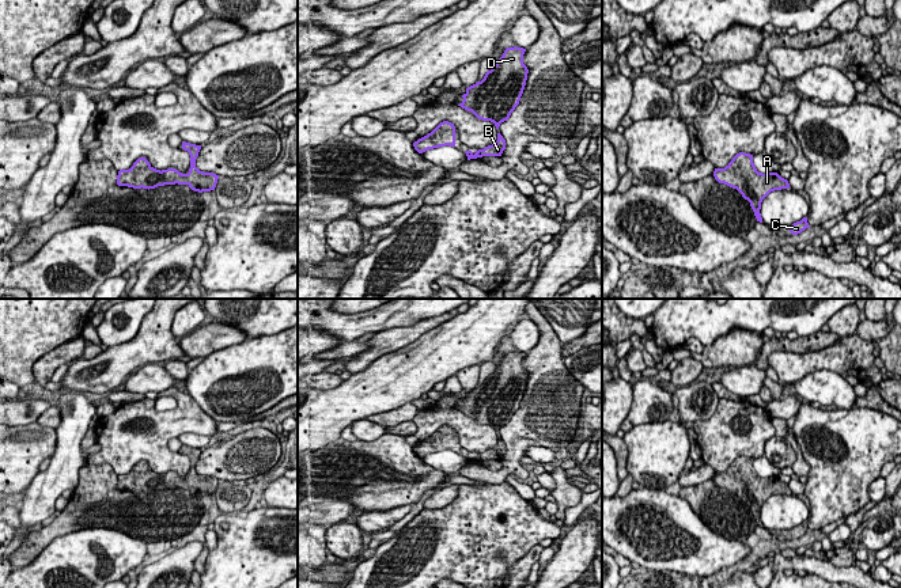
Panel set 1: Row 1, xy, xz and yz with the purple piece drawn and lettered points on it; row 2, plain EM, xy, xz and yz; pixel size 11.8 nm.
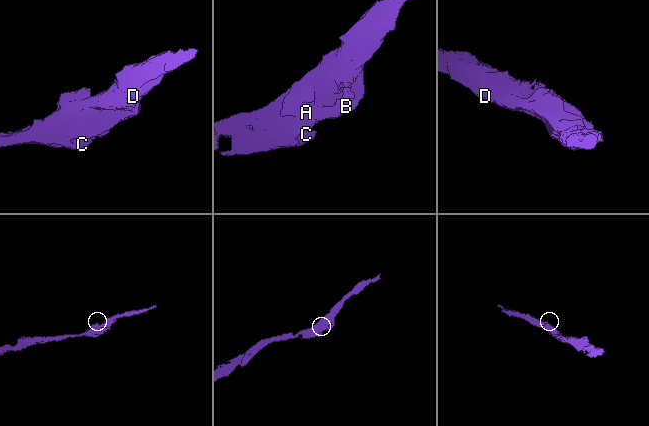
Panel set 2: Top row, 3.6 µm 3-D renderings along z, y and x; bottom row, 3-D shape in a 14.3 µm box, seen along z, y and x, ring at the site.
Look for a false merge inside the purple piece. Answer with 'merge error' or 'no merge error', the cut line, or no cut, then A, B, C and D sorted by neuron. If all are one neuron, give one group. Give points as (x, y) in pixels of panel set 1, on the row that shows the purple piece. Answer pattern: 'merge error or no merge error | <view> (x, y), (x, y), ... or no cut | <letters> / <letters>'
no merge error | no cut | A B C D

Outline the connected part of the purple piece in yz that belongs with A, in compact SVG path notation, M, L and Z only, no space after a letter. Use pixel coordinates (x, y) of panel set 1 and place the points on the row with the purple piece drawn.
M739 152L724 168L715 168L713 177L719 183L737 189L750 202L757 221L762 223L760 213L762 200L775 190L790 189L787 179L777 172L758 172L753 155Z

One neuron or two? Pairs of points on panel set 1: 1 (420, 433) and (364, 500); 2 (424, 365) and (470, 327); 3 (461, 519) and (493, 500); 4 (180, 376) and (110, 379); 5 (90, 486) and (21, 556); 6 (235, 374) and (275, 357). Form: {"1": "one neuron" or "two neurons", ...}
{"1": "two neurons", "2": "one neuron", "3": "one neuron", "4": "two neurons", "5": "one neuron", "6": "one neuron"}

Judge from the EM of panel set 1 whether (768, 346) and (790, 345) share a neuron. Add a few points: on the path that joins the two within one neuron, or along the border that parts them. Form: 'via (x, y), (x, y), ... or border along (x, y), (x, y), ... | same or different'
via (773, 345), (784, 345) | same

